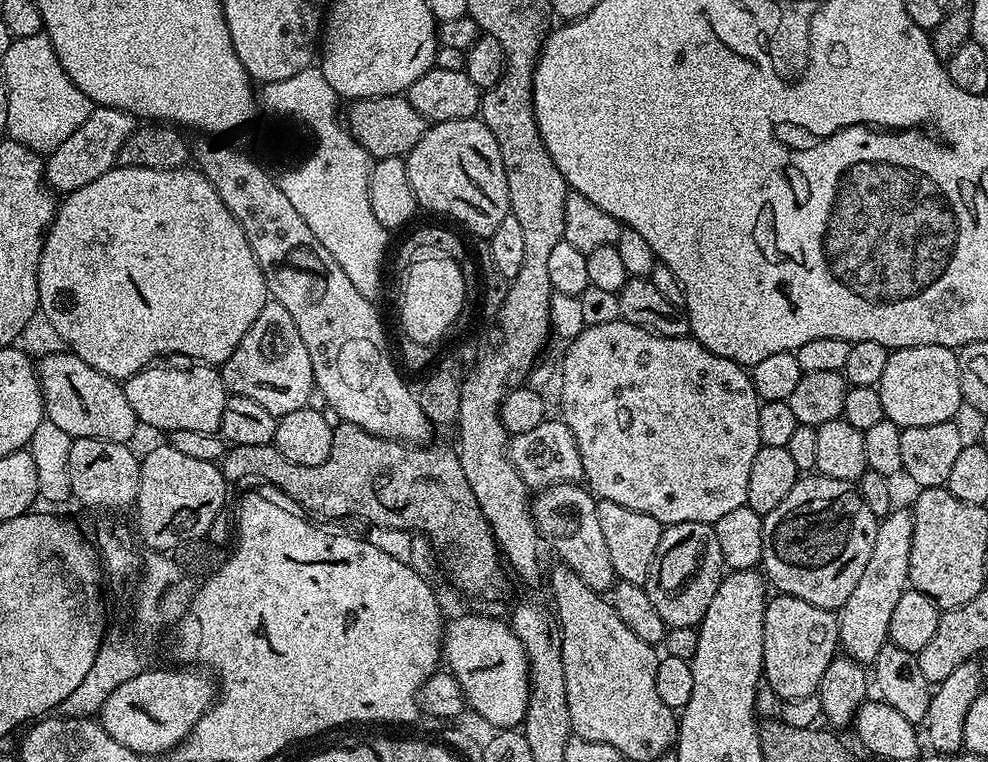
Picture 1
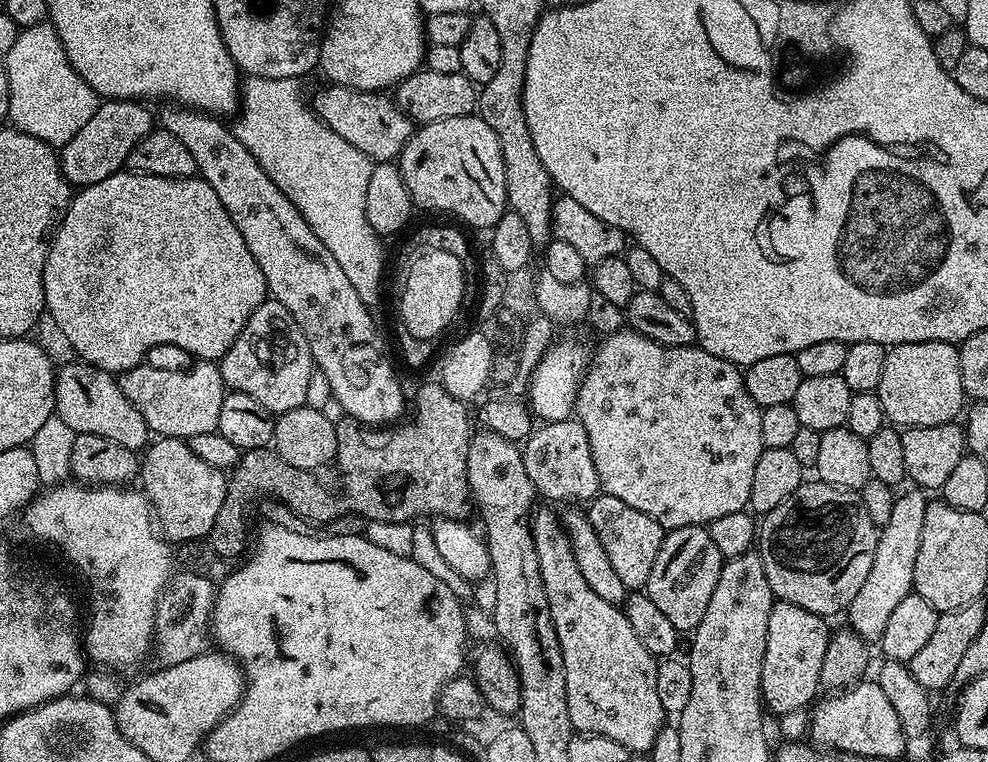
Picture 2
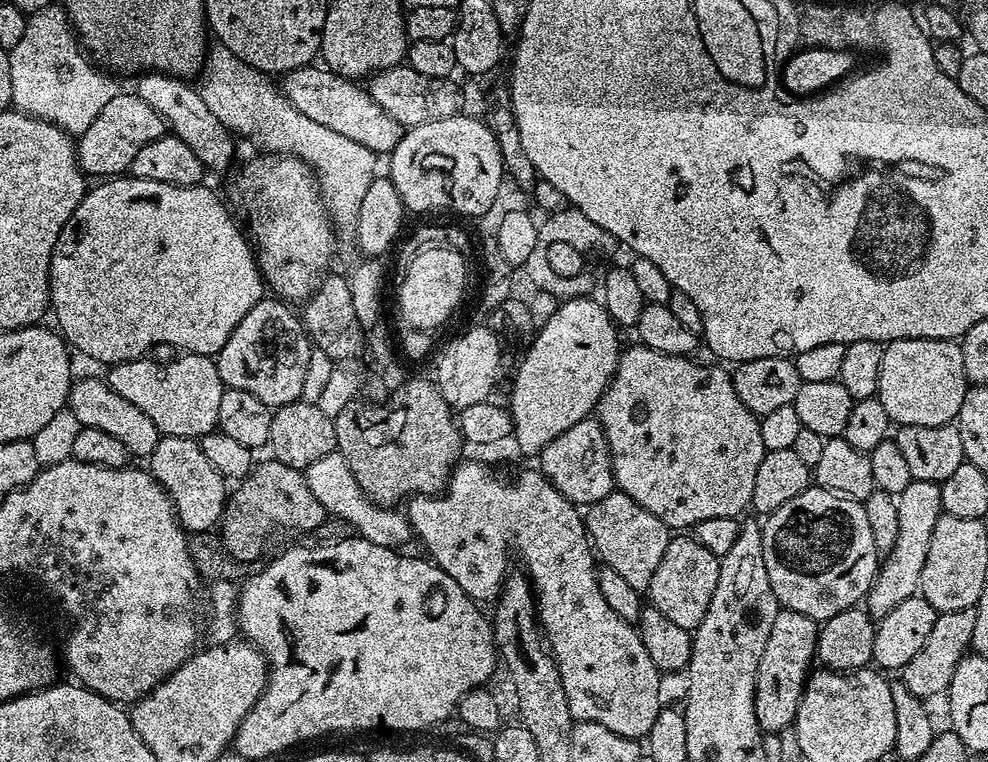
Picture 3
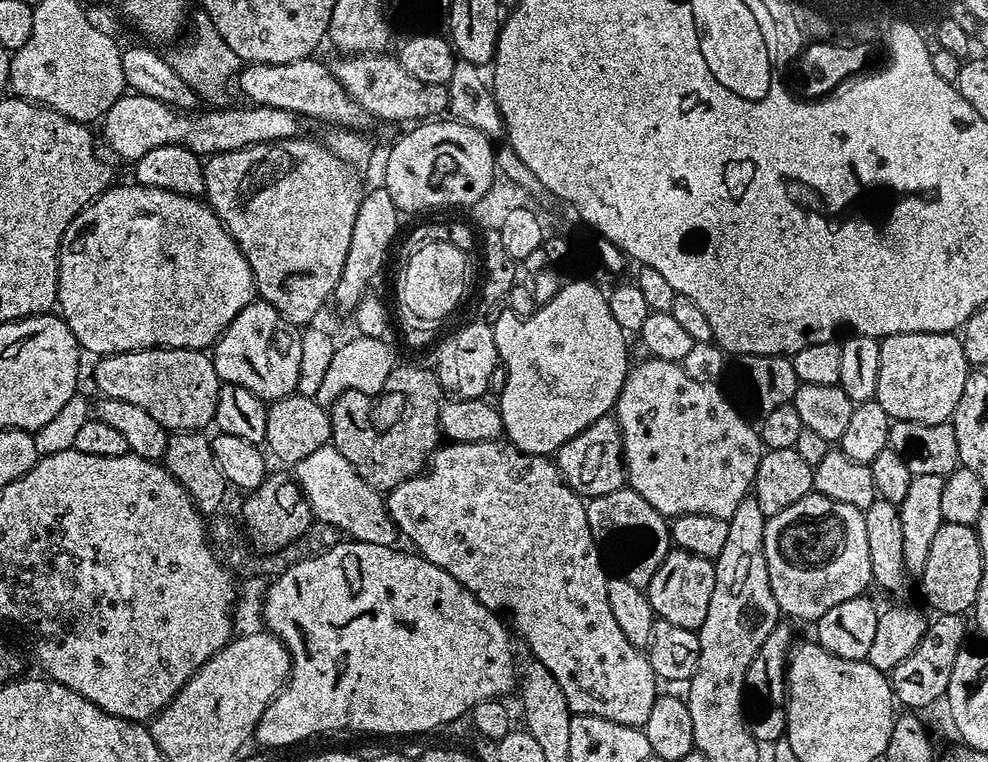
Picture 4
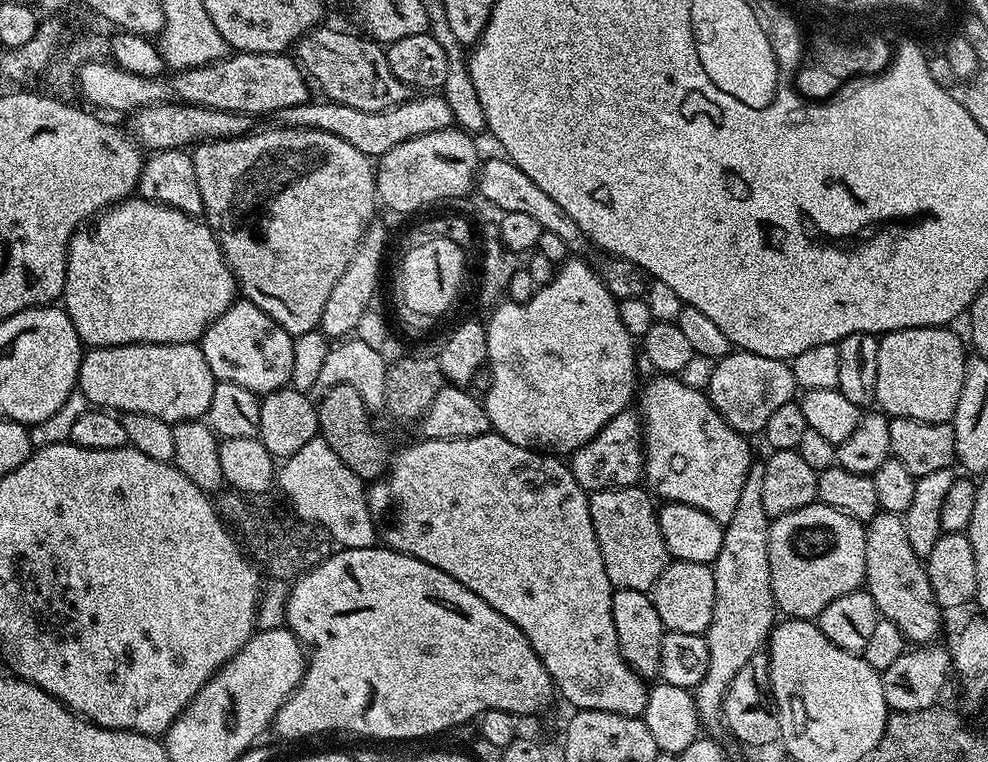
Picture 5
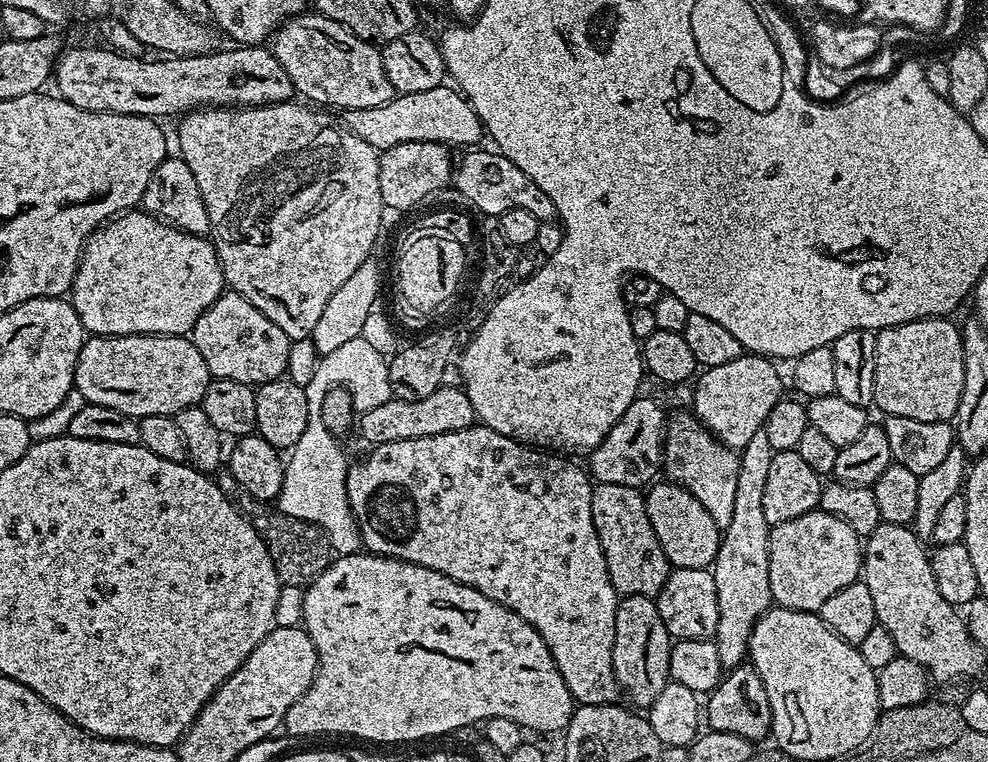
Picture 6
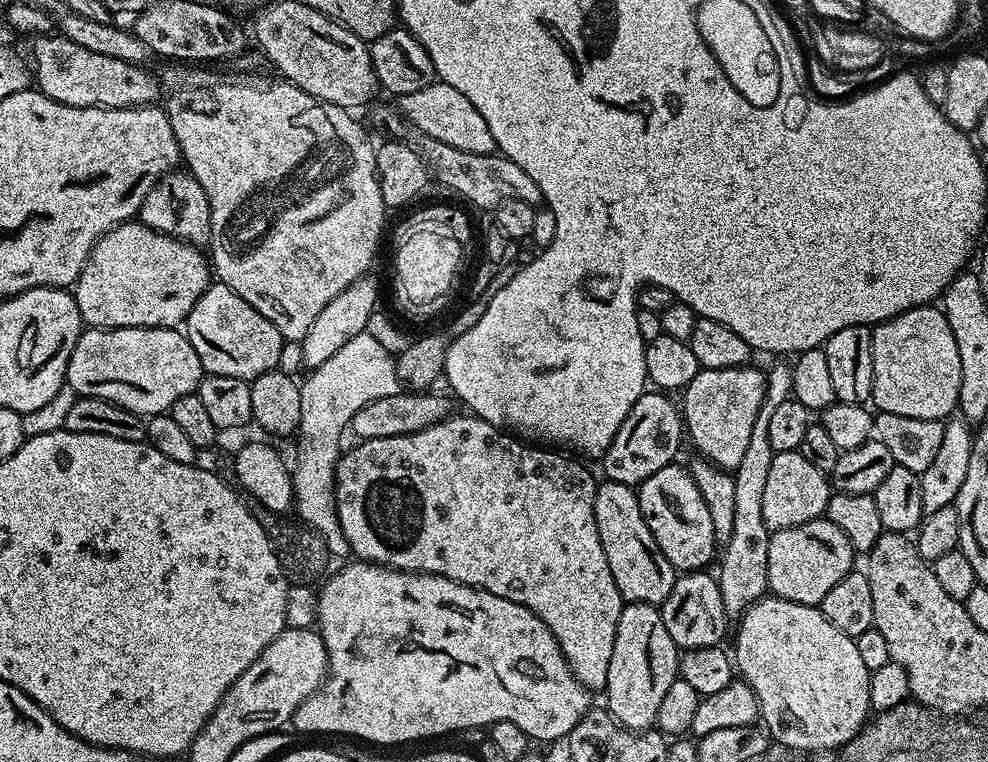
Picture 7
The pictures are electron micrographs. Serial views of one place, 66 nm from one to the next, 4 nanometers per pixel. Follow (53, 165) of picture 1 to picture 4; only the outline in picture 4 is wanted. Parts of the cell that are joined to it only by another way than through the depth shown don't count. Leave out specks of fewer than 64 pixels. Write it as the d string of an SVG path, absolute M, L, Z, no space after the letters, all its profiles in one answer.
M125 94L103 112L102 123L99 127L101 126L100 132L104 135L105 146L118 159L128 160L128 162L135 162L138 158L142 158L142 154L147 154L157 146L166 146L167 144L181 144L182 147L188 148L197 156L207 158L215 156L217 152L237 152L250 147L251 144L269 144L275 140L295 140L303 133L300 131L306 124L305 117L295 116L290 110L278 110L274 106L262 106L261 104L243 107L228 108L224 106L219 110L204 110L208 112L197 111L195 114L189 114L187 111L181 111L179 108L172 107L156 98Z

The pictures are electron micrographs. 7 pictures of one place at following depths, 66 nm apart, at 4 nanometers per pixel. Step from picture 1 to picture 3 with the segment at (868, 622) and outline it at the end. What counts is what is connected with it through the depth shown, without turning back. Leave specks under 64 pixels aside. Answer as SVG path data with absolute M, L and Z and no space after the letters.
M912 480L910 486L906 486L906 490L902 490L902 494L896 497L896 505L898 506L898 538L895 539L891 550L883 557L876 579L872 581L872 589L866 597L866 611L876 622L879 622L886 614L890 614L890 610L894 610L898 602L919 593L922 566L926 566L926 553L930 551L930 537L934 535L934 526L942 514L940 485L925 480Z

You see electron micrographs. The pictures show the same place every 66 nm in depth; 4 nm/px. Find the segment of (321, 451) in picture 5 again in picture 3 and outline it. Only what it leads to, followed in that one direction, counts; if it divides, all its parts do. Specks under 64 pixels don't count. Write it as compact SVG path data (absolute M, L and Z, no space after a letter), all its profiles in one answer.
M334 451L326 458L318 458L318 462L314 462L306 470L306 475L310 490L314 498L322 502L325 513L350 522L350 526L356 528L356 536L359 539L374 542L374 546L386 546L397 550L403 549L403 544L408 539L413 539L412 523L409 522L407 515L392 506L373 504L371 498L362 490L362 486L358 486L350 466L340 457L339 452Z

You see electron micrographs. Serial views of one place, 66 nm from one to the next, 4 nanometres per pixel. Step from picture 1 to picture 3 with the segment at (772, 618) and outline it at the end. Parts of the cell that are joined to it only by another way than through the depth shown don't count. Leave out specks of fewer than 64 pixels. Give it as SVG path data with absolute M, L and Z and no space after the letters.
M780 608L774 618L774 626L770 630L770 638L766 638L766 650L762 654L762 662L758 662L756 671L756 717L761 732L780 732L784 727L796 723L796 707L804 693L804 685L808 683L810 669L816 660L817 621L806 618L806 614L798 614L789 608Z

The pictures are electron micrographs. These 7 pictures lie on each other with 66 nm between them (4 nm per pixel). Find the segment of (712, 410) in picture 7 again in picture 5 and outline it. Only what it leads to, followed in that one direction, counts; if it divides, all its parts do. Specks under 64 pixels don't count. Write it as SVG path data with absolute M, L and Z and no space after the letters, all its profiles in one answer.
M732 350L721 360L715 361L711 368L712 373L708 376L708 388L706 387L708 400L719 410L722 418L731 428L745 434L753 434L752 432L756 432L756 434L763 433L770 414L774 414L774 410L779 410L781 406L793 403L798 392L791 363L766 358L762 354Z

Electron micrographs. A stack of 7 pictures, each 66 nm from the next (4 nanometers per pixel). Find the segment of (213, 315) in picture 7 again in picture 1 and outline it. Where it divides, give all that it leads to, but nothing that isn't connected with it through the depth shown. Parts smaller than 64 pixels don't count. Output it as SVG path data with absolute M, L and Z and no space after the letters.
M273 299L262 306L262 314L254 318L254 326L246 330L246 338L238 342L234 354L230 354L219 373L231 395L254 398L258 406L270 410L277 418L308 407L308 399L314 391L310 354L306 352L290 311Z

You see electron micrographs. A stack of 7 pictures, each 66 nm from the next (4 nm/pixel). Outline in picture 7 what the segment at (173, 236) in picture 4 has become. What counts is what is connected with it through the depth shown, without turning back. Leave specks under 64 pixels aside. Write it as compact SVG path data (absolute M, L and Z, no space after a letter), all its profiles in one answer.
M139 222L119 224L97 240L74 285L80 319L90 328L175 328L188 319L194 302L213 279L210 260L199 247L155 232Z

